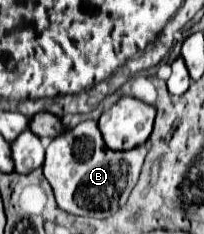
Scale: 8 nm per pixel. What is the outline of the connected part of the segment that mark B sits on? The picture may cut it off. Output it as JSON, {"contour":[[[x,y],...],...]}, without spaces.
{"contour":[[[84,121],[50,141],[46,147],[44,177],[54,189],[58,207],[66,213],[110,217],[128,201],[128,195],[138,181],[144,157],[146,145],[130,151],[110,151],[102,141],[96,121]]]}

